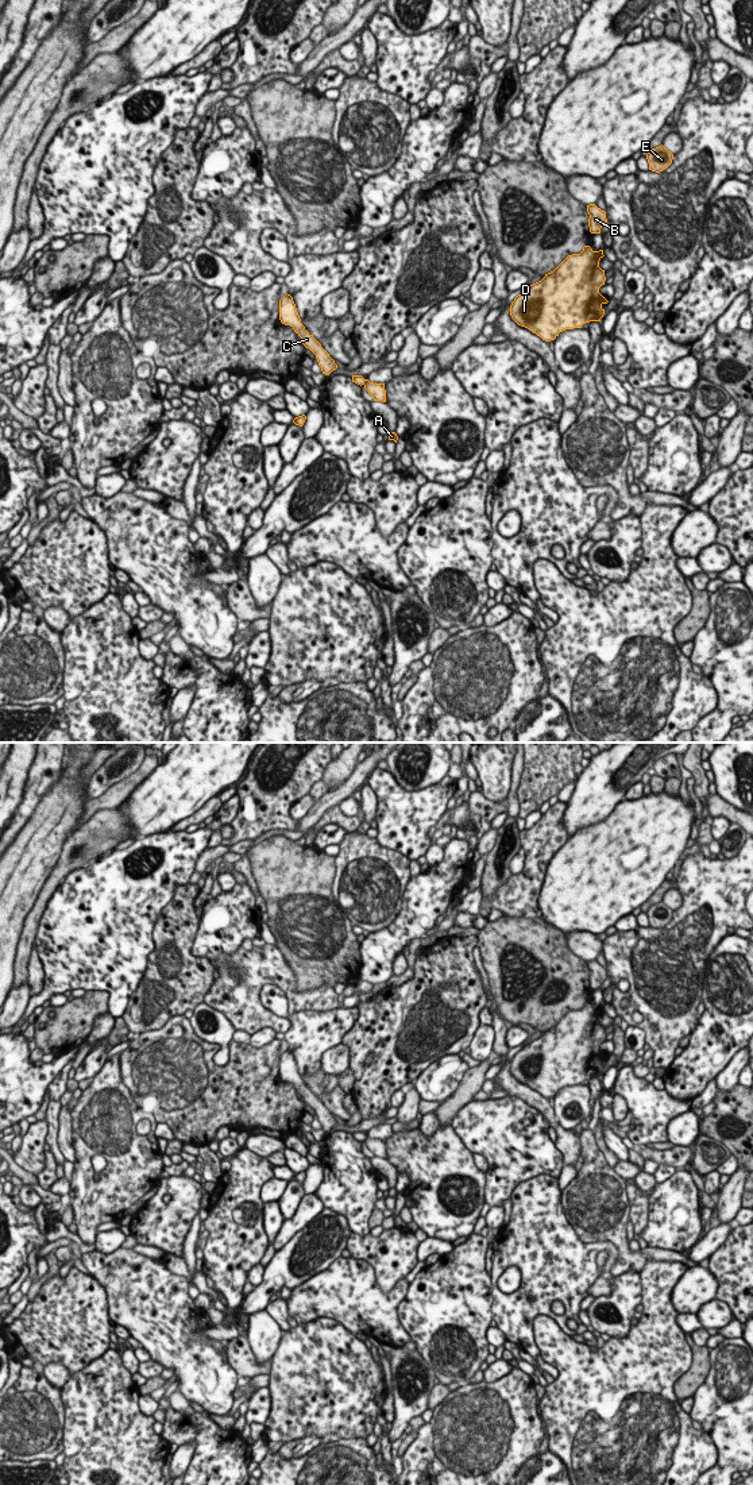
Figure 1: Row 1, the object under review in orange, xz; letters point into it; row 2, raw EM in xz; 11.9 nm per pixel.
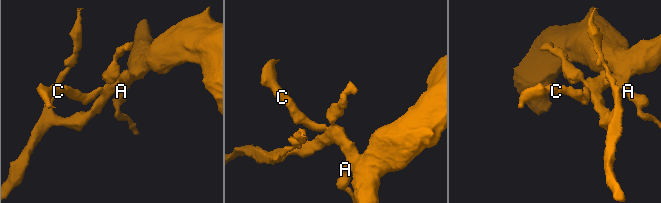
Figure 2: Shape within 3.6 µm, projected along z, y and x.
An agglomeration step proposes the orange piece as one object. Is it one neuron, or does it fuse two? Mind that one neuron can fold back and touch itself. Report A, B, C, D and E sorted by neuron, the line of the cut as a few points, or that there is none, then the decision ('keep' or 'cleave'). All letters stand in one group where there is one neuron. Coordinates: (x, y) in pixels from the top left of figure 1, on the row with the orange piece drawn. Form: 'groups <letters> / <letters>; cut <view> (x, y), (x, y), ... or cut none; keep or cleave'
groups A B D E / C; cut xz (367, 380), (363, 384); cleave

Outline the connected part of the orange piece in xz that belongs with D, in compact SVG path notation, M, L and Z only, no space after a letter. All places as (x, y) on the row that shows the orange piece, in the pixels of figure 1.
M584 246L580 254L568 255L553 271L518 294L510 305L511 319L545 342L565 329L601 321L603 304L599 293L605 270L599 267L603 250Z

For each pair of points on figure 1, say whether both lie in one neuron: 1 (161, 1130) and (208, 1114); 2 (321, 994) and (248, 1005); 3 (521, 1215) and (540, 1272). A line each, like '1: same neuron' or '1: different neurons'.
1: different neurons
2: same neuron
3: same neuron

